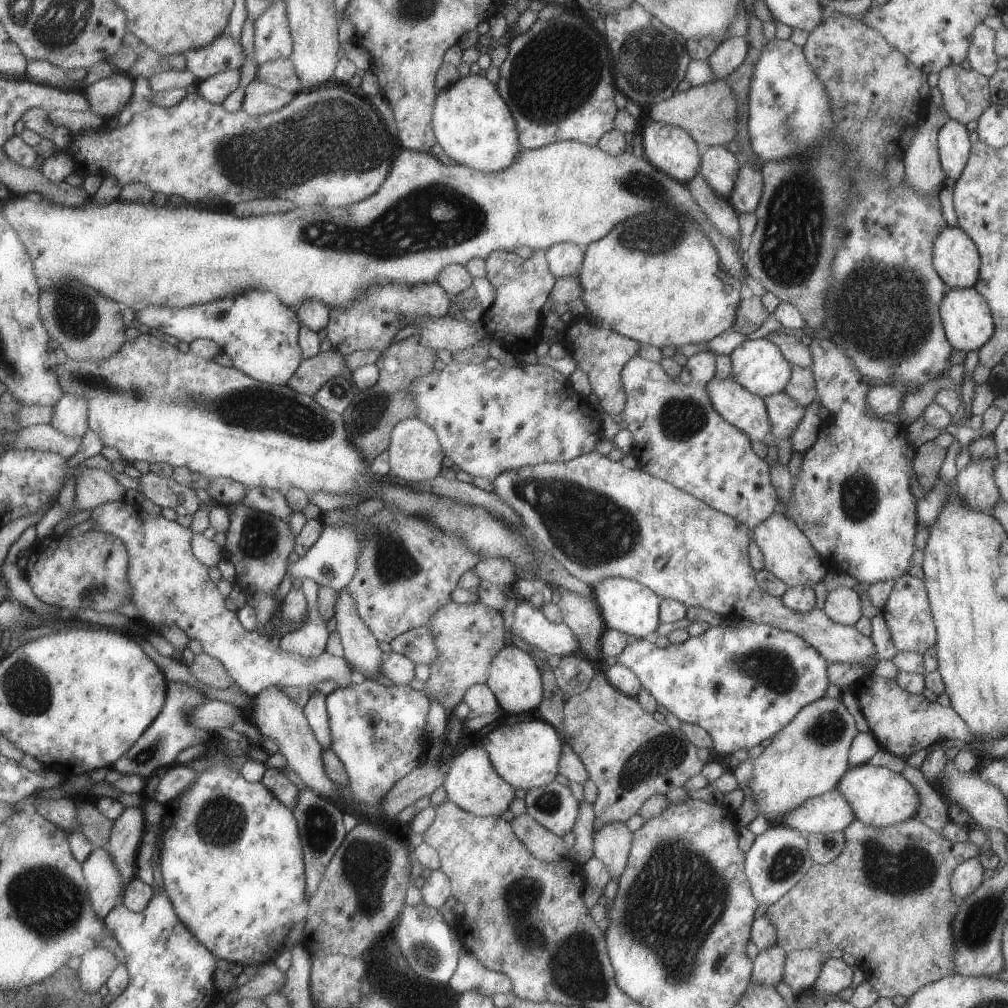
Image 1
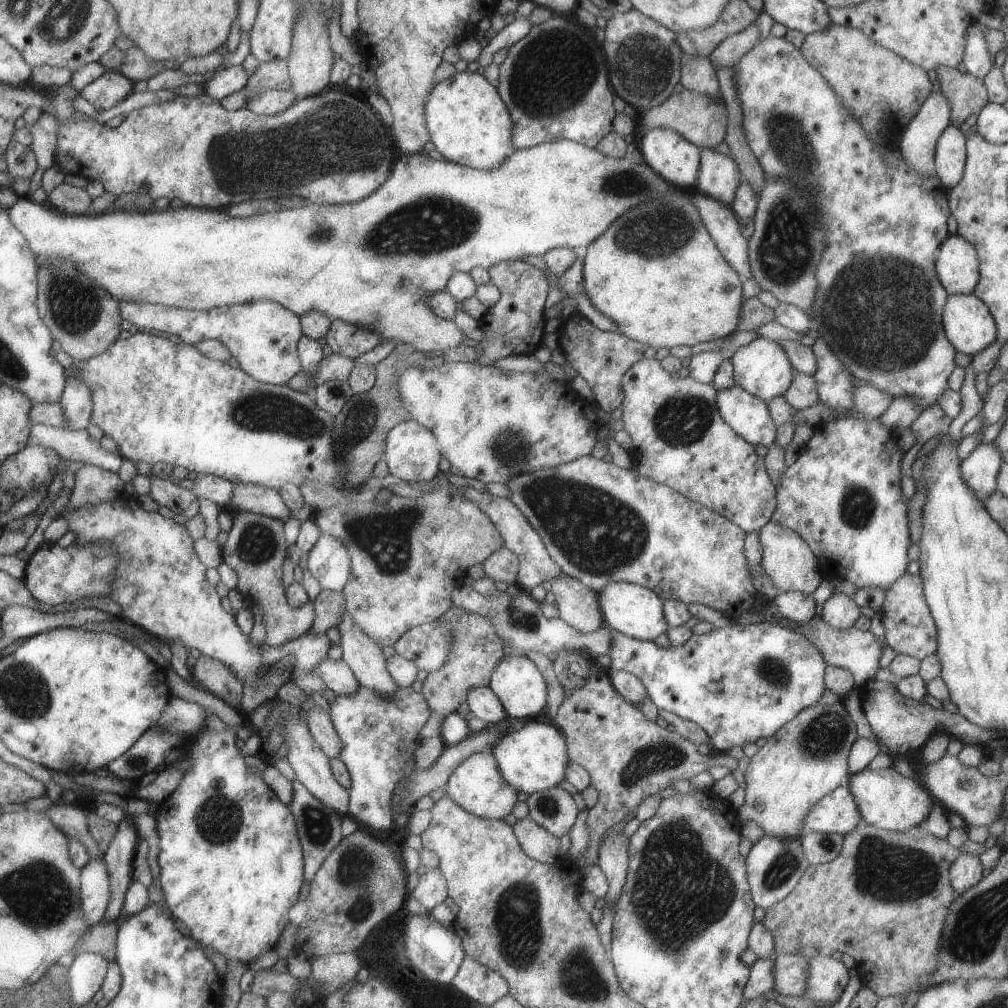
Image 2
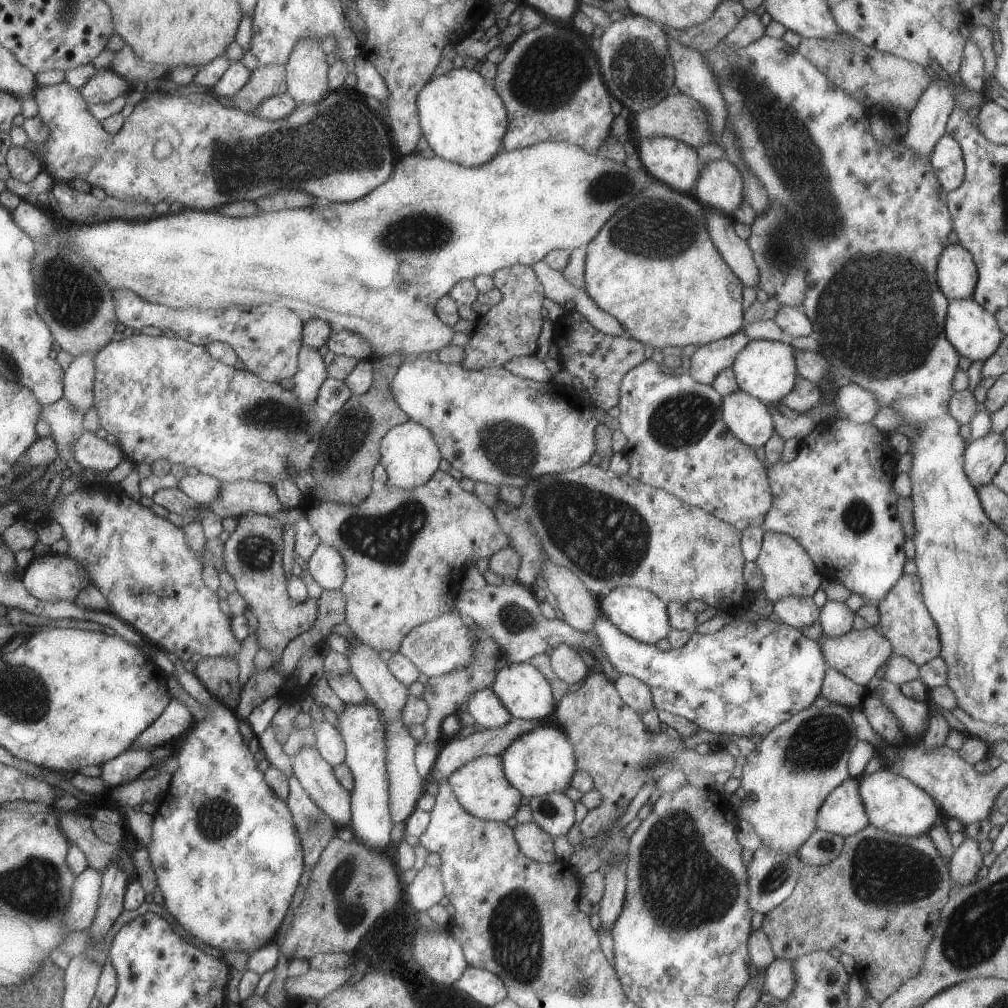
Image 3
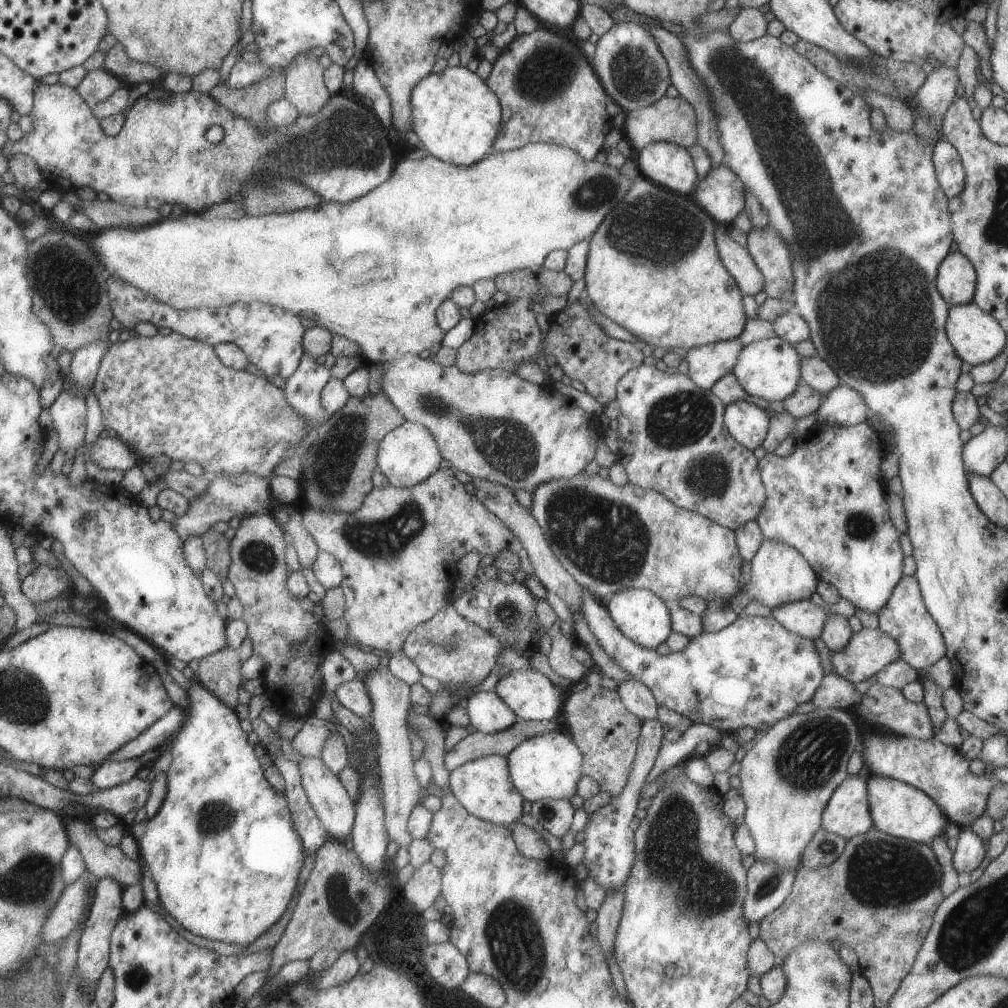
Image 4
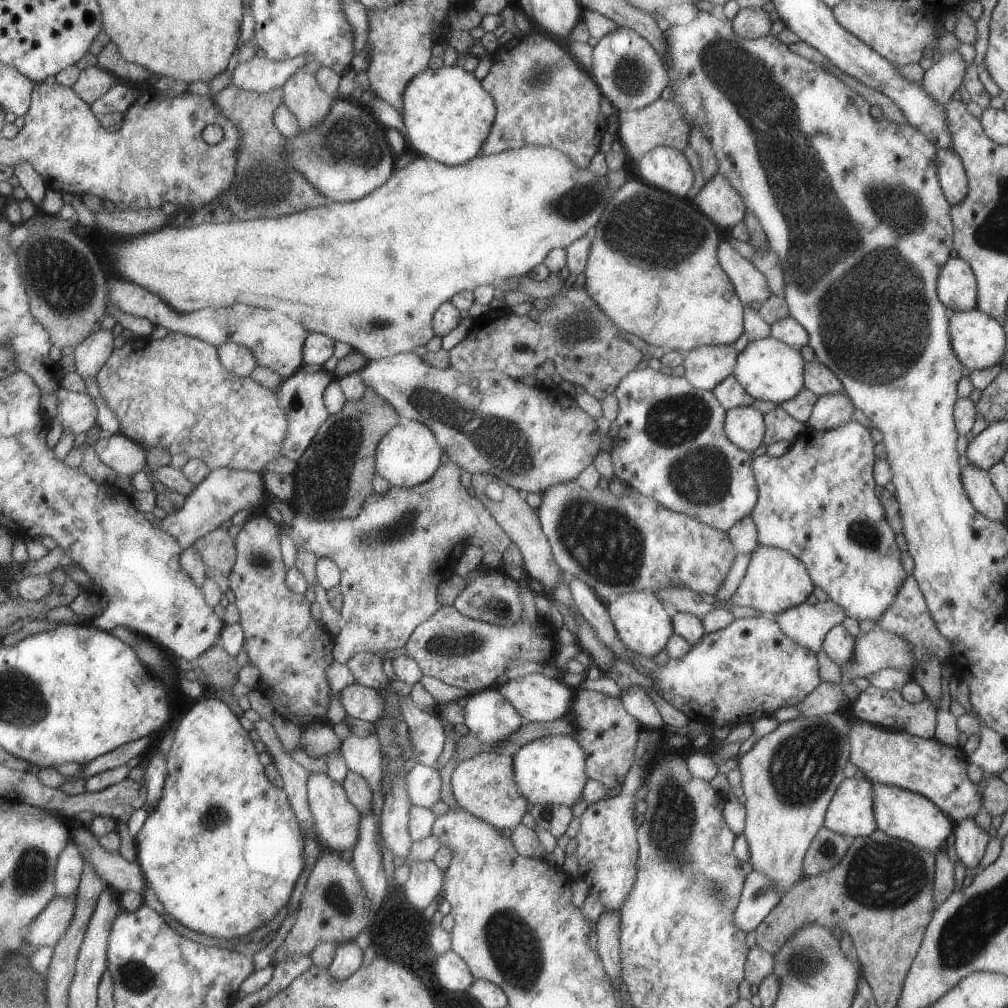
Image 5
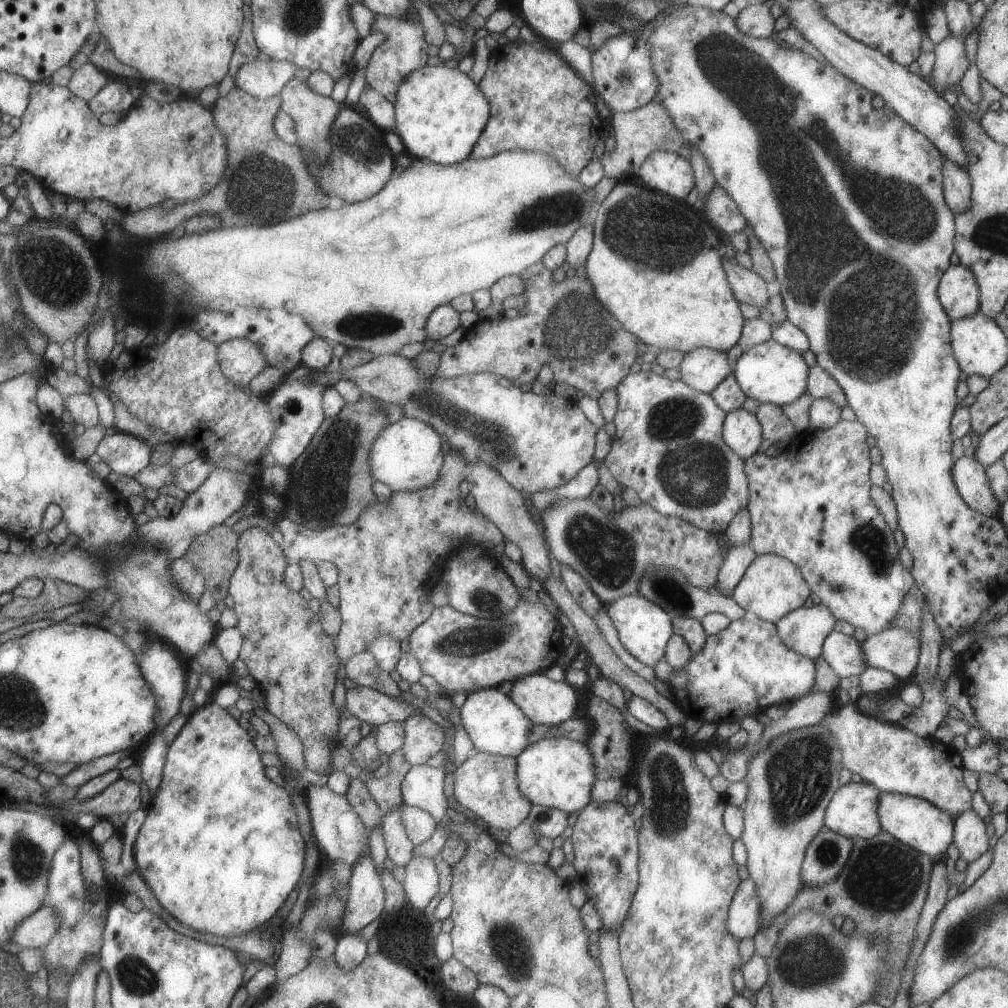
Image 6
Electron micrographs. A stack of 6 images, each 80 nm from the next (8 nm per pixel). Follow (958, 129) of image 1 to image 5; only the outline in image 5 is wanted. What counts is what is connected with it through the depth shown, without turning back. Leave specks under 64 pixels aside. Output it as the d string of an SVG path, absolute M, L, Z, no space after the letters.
M939 148L935 156L935 164L937 164L937 179L947 204L955 206L963 202L968 190L967 176L957 154L954 151Z

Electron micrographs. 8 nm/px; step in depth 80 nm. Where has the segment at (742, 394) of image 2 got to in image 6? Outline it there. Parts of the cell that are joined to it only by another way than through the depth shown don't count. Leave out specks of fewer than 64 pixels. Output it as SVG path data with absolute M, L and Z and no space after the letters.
M739 407L724 416L722 437L728 448L745 460L757 452L762 440L762 428L755 413Z

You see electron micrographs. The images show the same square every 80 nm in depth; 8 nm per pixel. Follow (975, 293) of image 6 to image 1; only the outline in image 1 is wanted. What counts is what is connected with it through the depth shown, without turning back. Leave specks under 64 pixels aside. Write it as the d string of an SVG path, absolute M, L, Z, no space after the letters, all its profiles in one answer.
M946 224L932 242L932 265L947 288L967 288L977 280L980 258L964 230Z

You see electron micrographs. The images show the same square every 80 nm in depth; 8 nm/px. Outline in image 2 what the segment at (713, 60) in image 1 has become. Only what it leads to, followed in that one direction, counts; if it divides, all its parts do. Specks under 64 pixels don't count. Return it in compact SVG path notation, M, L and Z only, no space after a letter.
M751 23L745 30L724 38L709 54L708 59L715 69L733 67L756 42L759 42L759 31Z

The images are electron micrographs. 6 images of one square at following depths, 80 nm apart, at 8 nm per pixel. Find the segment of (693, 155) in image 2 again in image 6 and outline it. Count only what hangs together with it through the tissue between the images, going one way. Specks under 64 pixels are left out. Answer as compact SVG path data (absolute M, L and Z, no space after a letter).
M650 152L637 172L641 182L651 190L683 200L694 185L694 174L689 162L676 152Z

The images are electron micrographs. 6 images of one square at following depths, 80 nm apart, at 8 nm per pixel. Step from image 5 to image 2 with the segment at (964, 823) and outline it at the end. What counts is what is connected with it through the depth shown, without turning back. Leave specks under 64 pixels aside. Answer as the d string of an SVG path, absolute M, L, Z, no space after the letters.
M961 853L951 864L948 878L956 895L960 895L982 879L983 867L976 856Z

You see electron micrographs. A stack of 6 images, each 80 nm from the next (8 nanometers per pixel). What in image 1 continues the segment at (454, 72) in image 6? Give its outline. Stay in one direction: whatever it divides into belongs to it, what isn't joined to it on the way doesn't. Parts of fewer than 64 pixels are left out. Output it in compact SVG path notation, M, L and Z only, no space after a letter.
M468 74L440 90L432 106L431 122L436 142L442 148L442 152L457 165L465 165L476 171L490 173L503 170L511 166L518 152L523 149L519 144L516 124L507 105L500 97L497 87L483 76Z

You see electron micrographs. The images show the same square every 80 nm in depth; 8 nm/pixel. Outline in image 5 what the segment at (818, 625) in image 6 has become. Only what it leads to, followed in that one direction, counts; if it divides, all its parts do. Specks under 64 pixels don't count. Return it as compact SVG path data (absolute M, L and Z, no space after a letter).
M829 599L825 602L793 606L773 618L779 630L795 643L795 646L817 654L822 649L825 634L833 626L843 622L846 616Z

